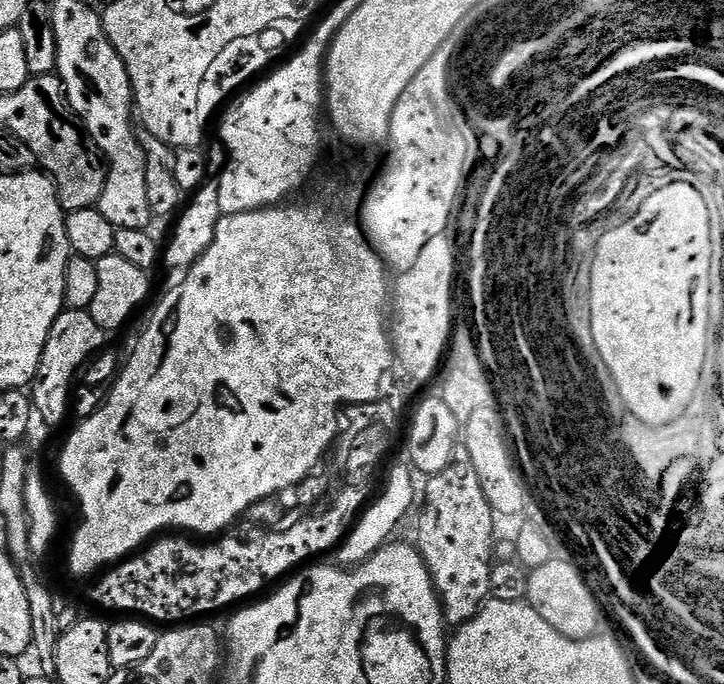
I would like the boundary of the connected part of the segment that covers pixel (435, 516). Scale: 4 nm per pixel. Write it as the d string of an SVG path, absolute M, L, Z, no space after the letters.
M464 454L457 455L446 470L427 477L426 483L422 488L424 513L420 516L418 551L432 575L447 623L459 626L474 618L492 596L490 576L497 517L492 503L483 494L474 466Z

